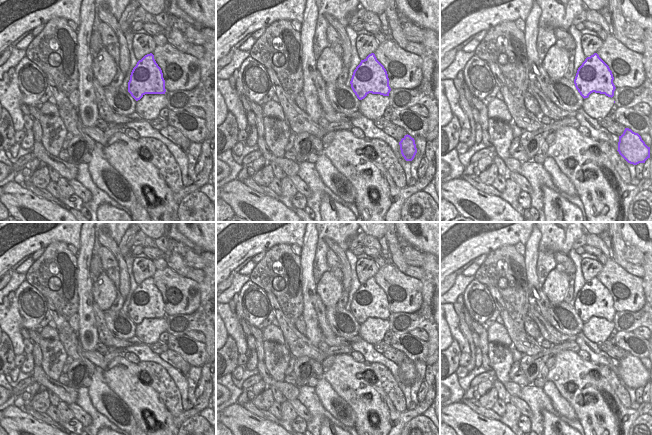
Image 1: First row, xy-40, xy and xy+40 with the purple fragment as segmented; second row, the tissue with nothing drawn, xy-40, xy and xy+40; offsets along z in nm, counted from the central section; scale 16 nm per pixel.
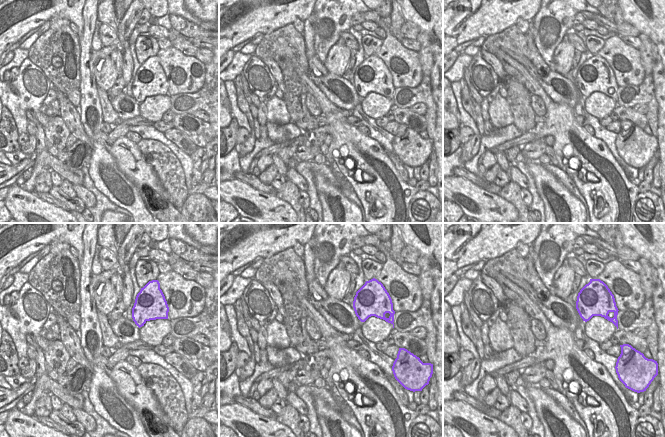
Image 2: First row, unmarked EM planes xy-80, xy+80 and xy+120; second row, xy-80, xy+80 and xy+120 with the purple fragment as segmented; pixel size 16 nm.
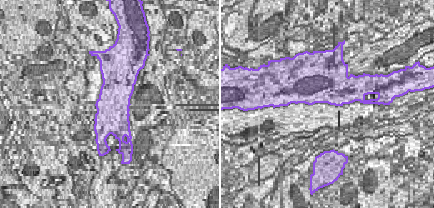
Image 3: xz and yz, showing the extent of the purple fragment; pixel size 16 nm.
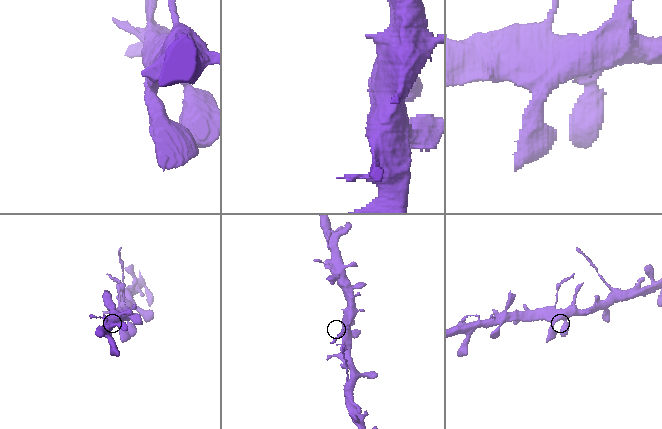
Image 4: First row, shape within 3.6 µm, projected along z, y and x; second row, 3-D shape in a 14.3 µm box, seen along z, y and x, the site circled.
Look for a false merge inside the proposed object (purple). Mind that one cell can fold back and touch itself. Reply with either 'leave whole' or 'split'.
leave whole

